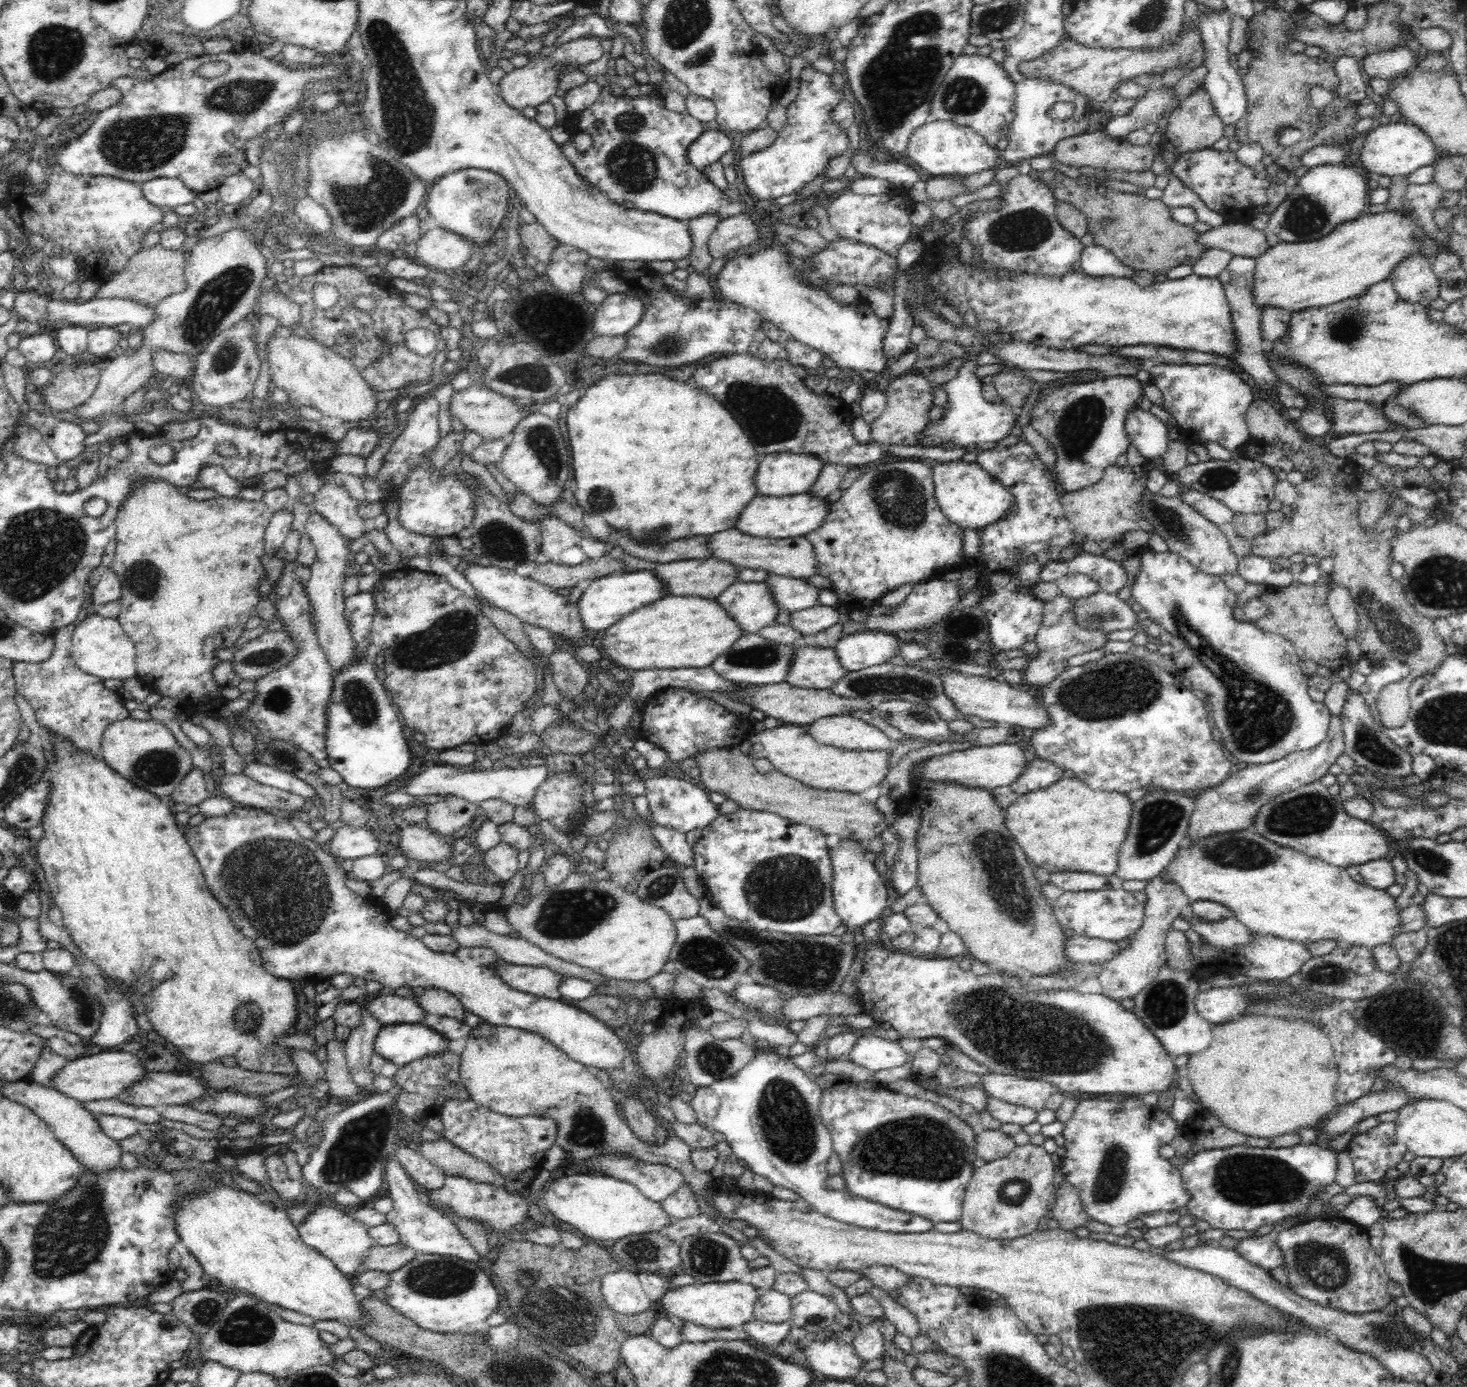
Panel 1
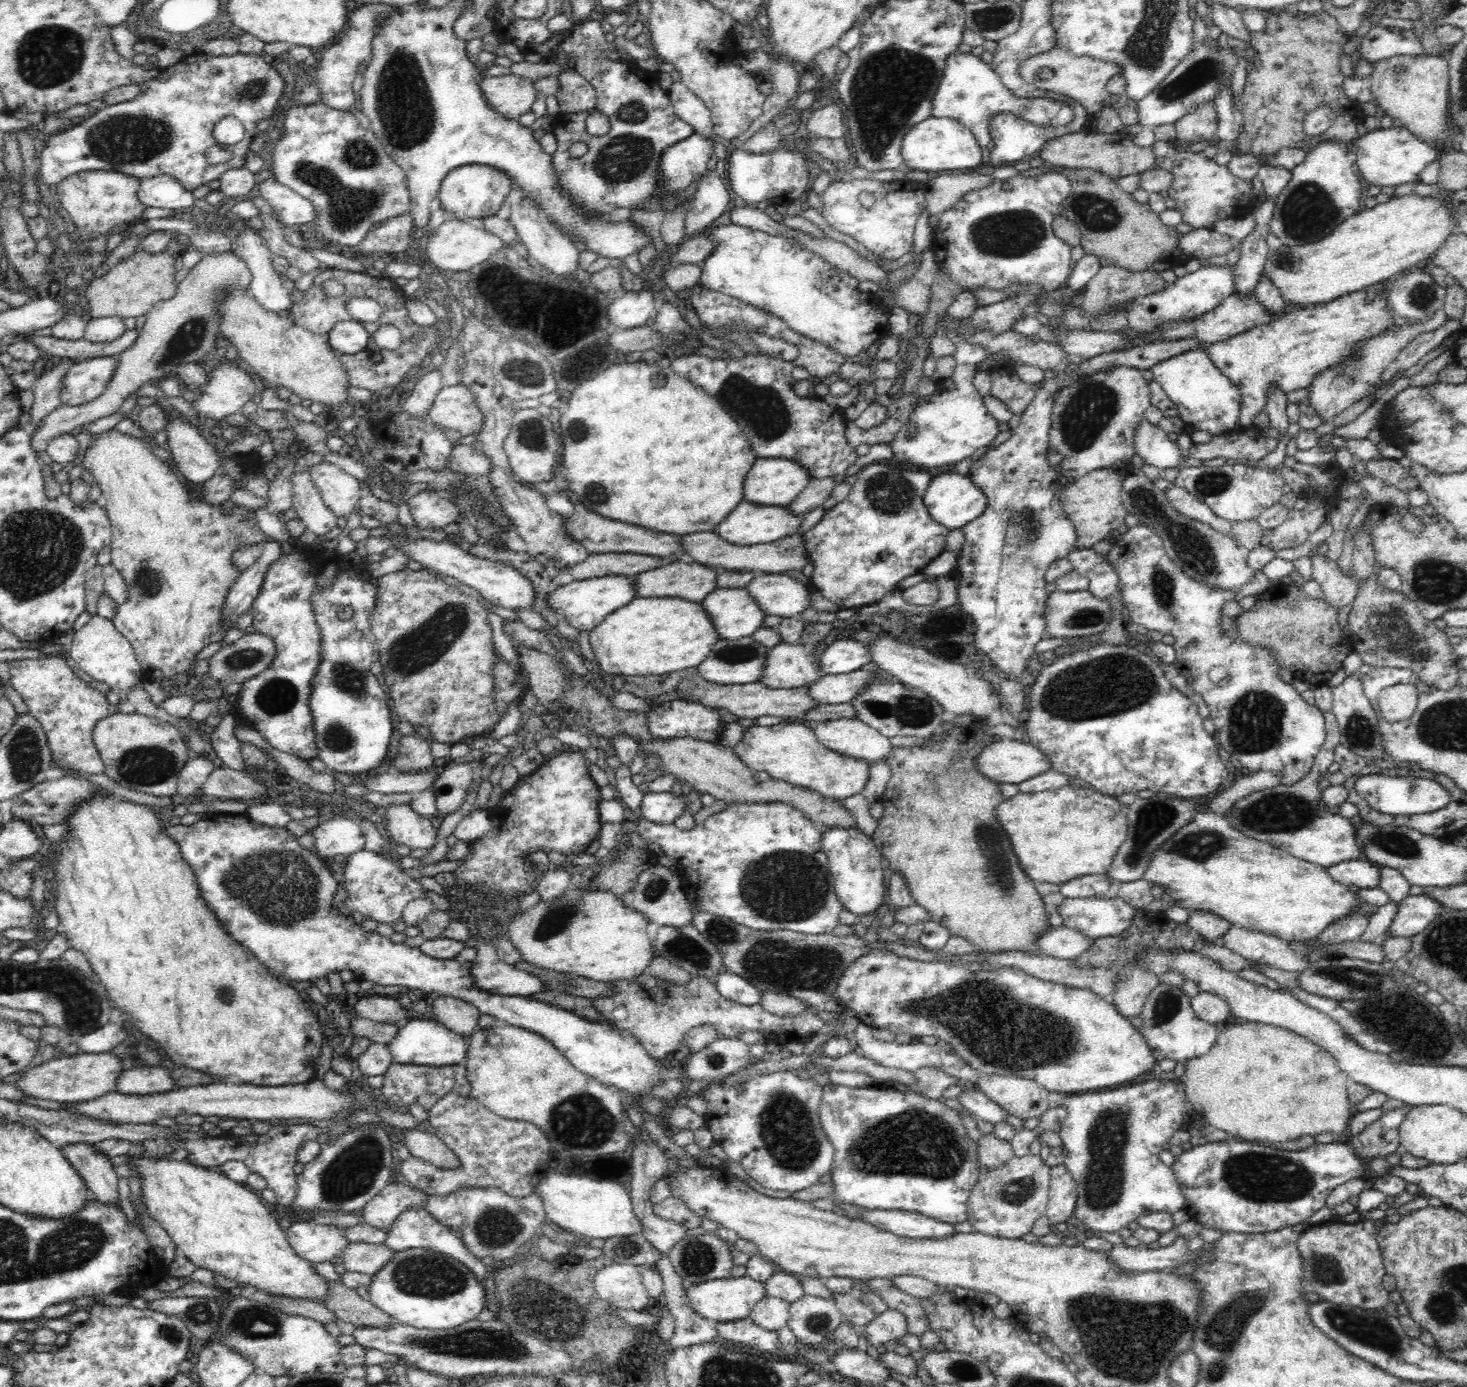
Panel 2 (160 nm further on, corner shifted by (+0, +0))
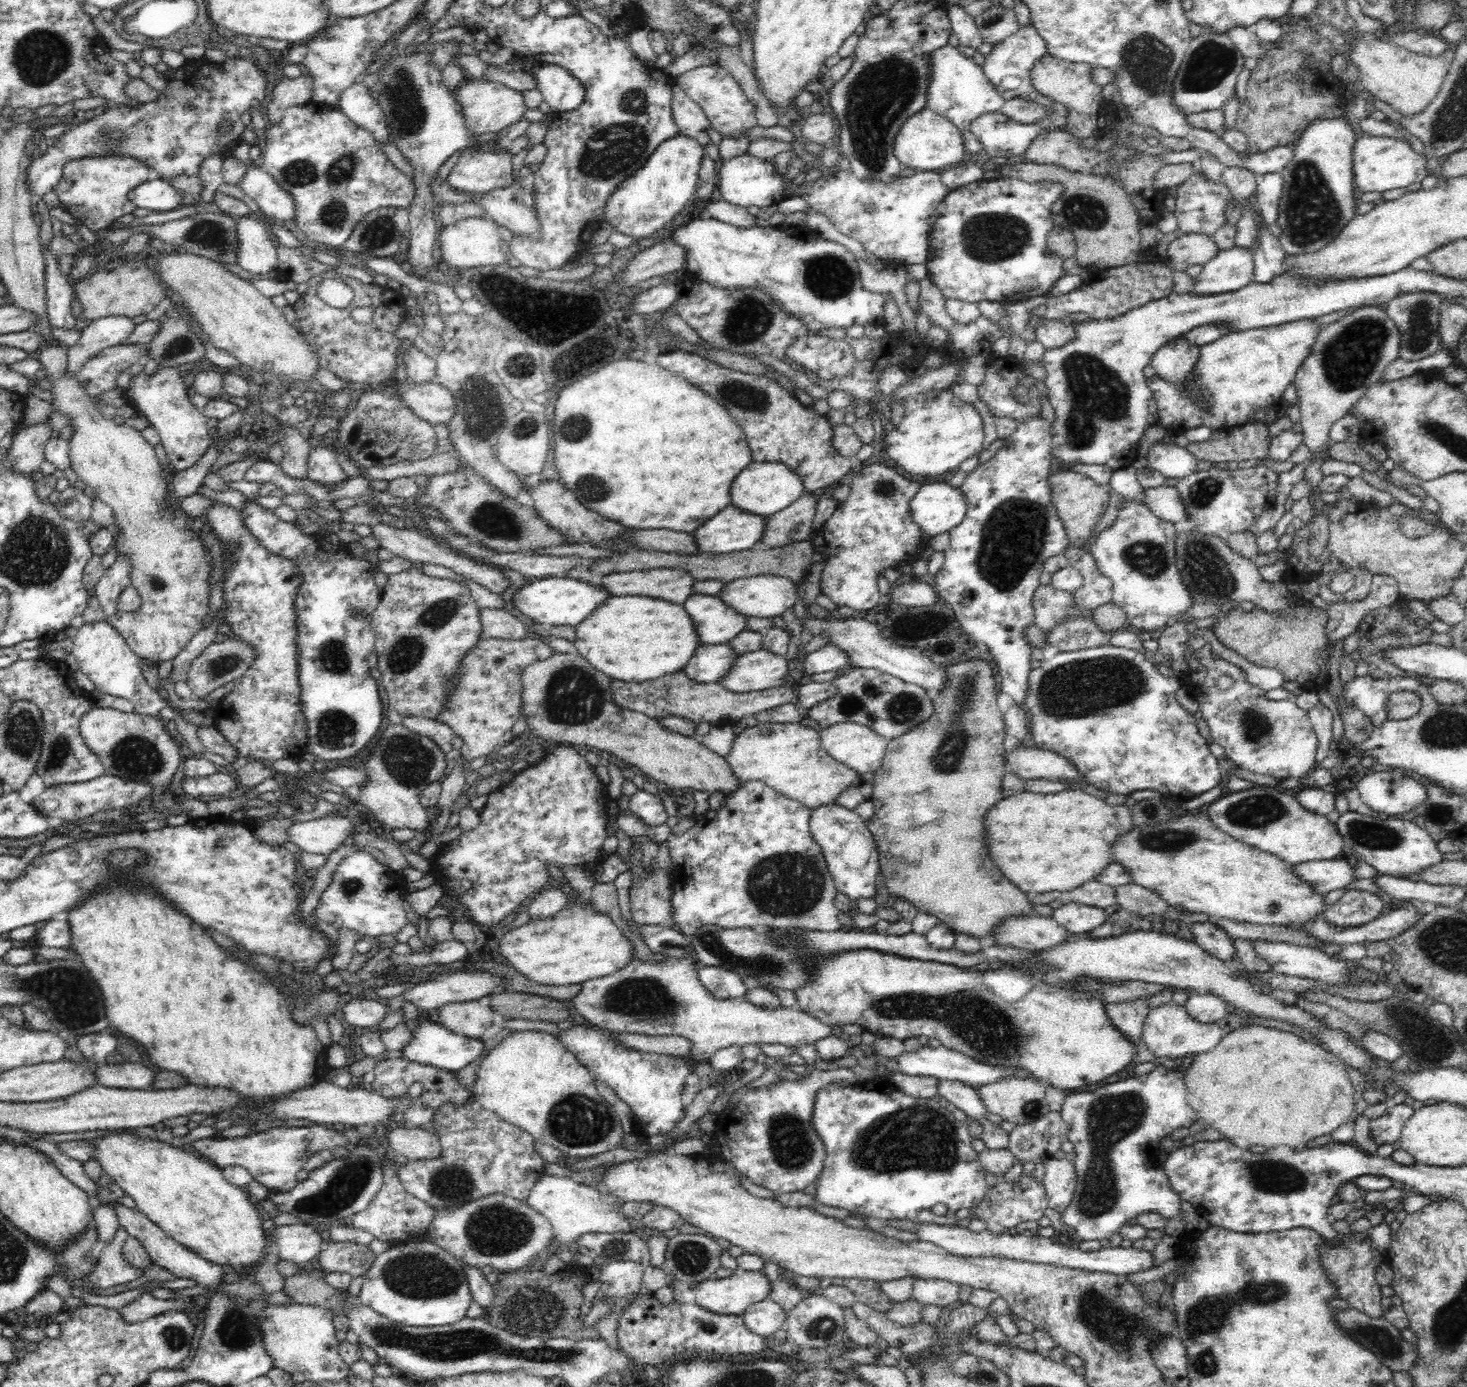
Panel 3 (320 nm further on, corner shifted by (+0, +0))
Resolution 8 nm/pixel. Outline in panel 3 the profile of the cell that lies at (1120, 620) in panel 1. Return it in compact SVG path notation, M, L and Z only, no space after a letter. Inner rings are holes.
M1039 584L1032 595L1033 622L1047 633L1058 623L1074 617L1093 618L1093 610L1079 608L1073 599L1074 592L1061 591L1051 584Z

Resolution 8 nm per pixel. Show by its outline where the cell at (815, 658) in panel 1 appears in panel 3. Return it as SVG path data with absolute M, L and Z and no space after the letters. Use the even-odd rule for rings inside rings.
M766 650L743 653L722 680L720 686L726 691L736 693L756 692L785 686L789 674L789 663Z

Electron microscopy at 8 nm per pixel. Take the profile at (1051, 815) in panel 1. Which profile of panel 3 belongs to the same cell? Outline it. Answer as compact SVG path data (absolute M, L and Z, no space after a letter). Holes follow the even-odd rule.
M1064 790L1059 794L1037 794L1022 792L999 800L986 813L986 848L994 866L1024 892L1035 895L1042 892L1068 892L1078 888L1112 863L1111 848L1125 832L1132 828L1132 811L1121 804L1111 806L1105 799L1090 796L1082 790Z

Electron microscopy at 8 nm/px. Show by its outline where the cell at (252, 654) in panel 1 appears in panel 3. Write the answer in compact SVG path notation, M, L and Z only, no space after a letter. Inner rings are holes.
M238 639L210 644L184 675L193 698L207 696L221 686L237 681L252 666L256 651Z

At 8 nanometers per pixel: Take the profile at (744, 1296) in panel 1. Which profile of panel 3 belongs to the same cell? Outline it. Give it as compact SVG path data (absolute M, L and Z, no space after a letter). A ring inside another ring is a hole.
M739 1267L729 1278L703 1280L695 1287L695 1302L710 1312L724 1315L741 1315L752 1303L768 1298L770 1280L762 1272L747 1272Z

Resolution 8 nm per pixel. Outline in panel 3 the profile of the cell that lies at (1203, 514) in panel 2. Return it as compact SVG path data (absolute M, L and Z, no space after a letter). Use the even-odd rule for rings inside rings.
M1162 485L1156 488L1145 488L1143 504L1154 516L1164 522L1176 523L1187 518L1182 497L1174 486Z

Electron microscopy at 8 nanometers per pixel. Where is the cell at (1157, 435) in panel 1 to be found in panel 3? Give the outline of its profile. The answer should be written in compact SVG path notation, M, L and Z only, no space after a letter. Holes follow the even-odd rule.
M1165 439L1156 442L1151 448L1147 456L1147 464L1155 471L1161 472L1165 478L1186 478L1190 474L1194 474L1198 470L1198 460L1185 447L1180 447Z

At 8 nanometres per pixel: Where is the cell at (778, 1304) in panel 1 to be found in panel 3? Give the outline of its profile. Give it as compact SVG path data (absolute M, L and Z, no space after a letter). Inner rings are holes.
M770 1298L752 1303L741 1314L746 1328L758 1336L772 1336L787 1317L787 1312Z

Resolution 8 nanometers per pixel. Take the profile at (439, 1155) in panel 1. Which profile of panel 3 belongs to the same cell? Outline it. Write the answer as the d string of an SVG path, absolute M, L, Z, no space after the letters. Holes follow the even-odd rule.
M401 1125L386 1140L396 1157L404 1156L409 1161L436 1160L442 1156L441 1140L424 1127Z

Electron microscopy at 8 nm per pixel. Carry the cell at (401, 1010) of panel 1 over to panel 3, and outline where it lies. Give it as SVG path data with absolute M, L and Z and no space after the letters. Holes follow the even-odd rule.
M362 997L347 1002L341 1011L348 1024L365 1031L379 1028L379 1022L388 1014L389 1008L385 1001Z

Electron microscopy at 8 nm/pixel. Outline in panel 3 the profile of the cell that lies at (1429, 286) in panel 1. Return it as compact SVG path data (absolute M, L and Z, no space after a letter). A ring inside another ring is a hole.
M1406 292L1390 300L1386 306L1388 318L1391 318L1400 333L1399 357L1404 360L1420 360L1441 351L1439 322L1443 300L1435 292Z

